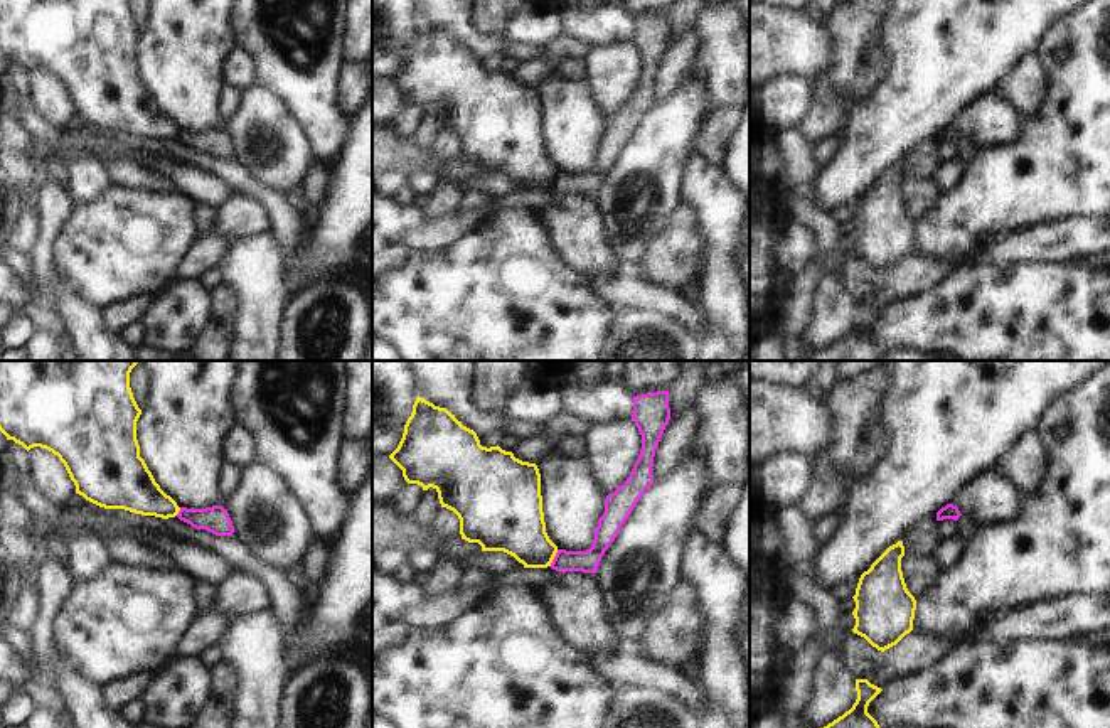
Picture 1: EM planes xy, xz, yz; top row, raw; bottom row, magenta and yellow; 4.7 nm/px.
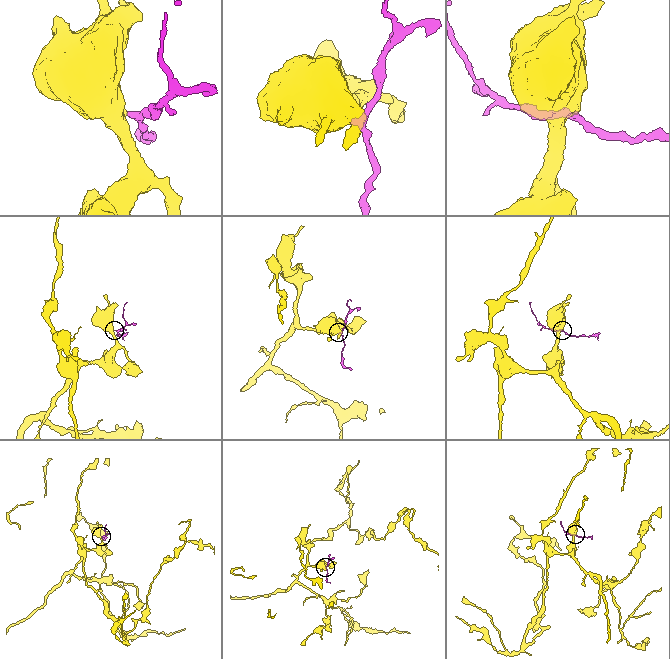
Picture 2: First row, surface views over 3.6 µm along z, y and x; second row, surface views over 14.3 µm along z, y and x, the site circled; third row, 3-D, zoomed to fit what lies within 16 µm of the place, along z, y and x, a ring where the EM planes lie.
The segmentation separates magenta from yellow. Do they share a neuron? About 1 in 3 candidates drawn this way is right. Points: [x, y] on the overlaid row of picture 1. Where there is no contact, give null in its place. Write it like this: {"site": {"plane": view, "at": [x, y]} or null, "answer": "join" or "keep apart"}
{"site": {"plane": "xz", "at": [554, 558]}, "answer": "keep apart"}

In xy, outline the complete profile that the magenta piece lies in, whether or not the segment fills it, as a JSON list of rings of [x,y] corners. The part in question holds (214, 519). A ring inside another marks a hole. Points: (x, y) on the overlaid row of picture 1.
[[[222,506],[205,509],[180,507],[177,517],[195,529],[205,529],[216,536],[232,536],[234,526]]]

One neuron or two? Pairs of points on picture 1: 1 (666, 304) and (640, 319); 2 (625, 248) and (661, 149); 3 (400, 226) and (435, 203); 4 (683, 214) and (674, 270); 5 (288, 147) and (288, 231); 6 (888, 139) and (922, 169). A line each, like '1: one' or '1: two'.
1: two
2: one
3: two
4: one
5: two
6: two

